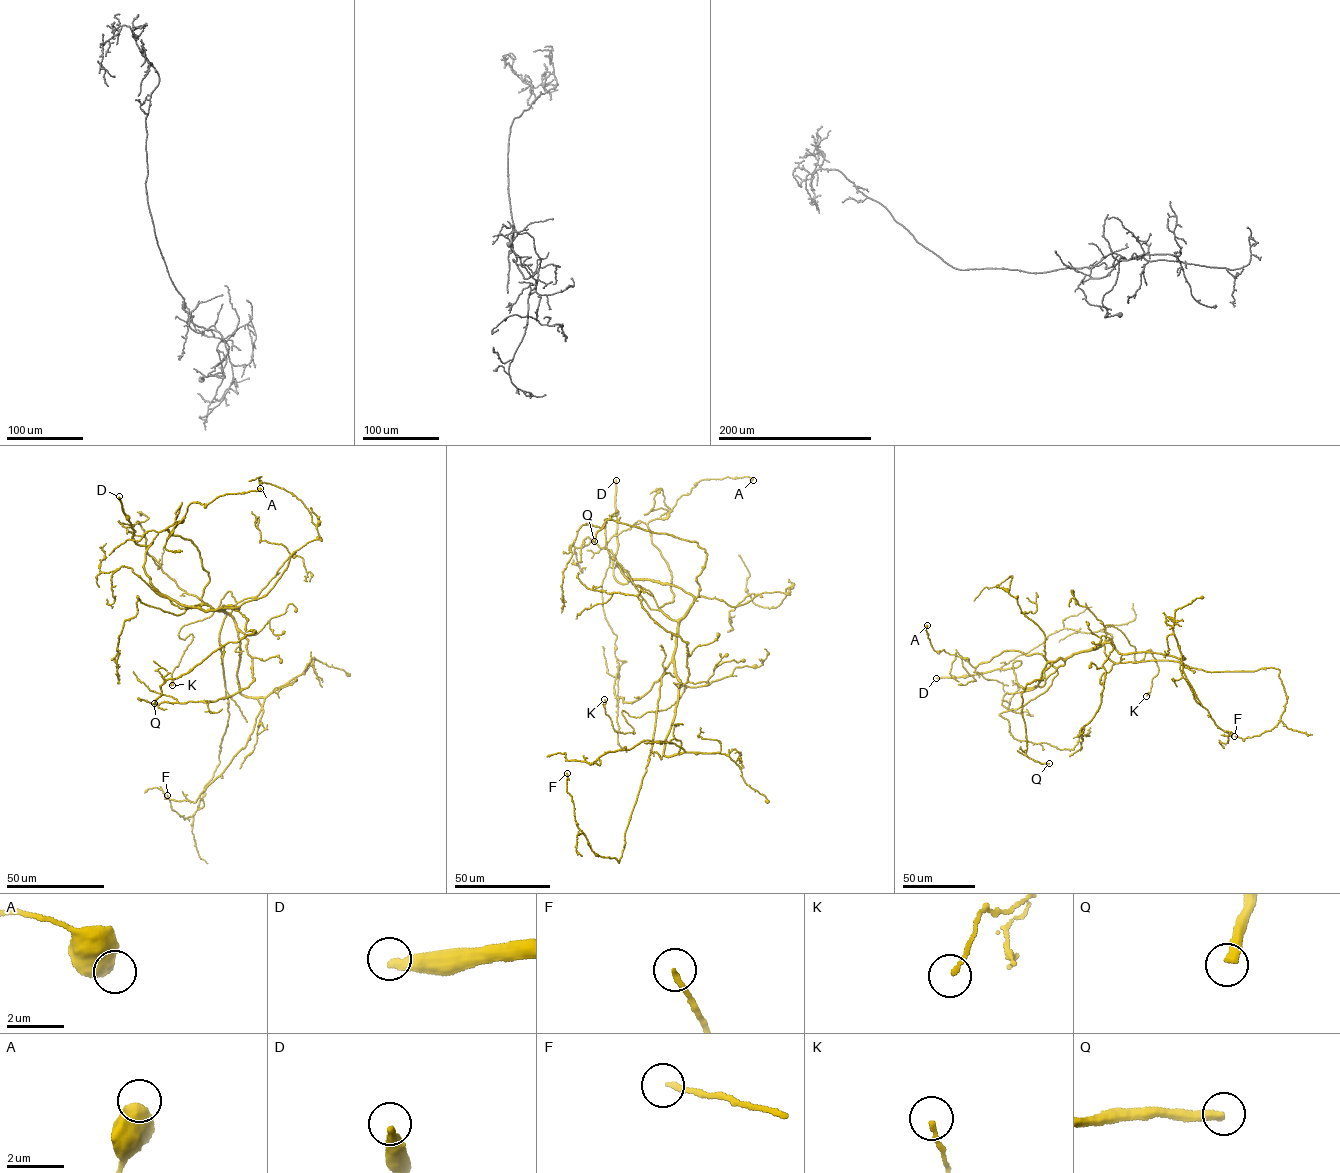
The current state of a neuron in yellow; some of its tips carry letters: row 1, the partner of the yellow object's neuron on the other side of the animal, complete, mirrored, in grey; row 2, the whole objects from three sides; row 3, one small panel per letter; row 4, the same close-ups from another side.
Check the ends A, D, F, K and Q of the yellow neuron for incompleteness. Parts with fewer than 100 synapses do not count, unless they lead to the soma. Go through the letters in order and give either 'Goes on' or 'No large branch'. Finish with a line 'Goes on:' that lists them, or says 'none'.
A: No large branch
D: Goes on
F: No large branch
K: No large branch
Q: Goes on
Goes on: D, Q

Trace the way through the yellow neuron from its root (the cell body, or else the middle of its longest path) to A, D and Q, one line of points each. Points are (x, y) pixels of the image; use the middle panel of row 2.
A: (664, 674), (675, 675), (677, 625), (660, 608), (673, 601), (671, 573), (647, 524), (700, 480), (753, 480)
D: (664, 674), (675, 675), (677, 622), (616, 565), (628, 571), (626, 583), (614, 576), (616, 480)
Q: (664, 674), (675, 675), (678, 626), (699, 593), (696, 578), (705, 550), (694, 542), (609, 519), (594, 541)

